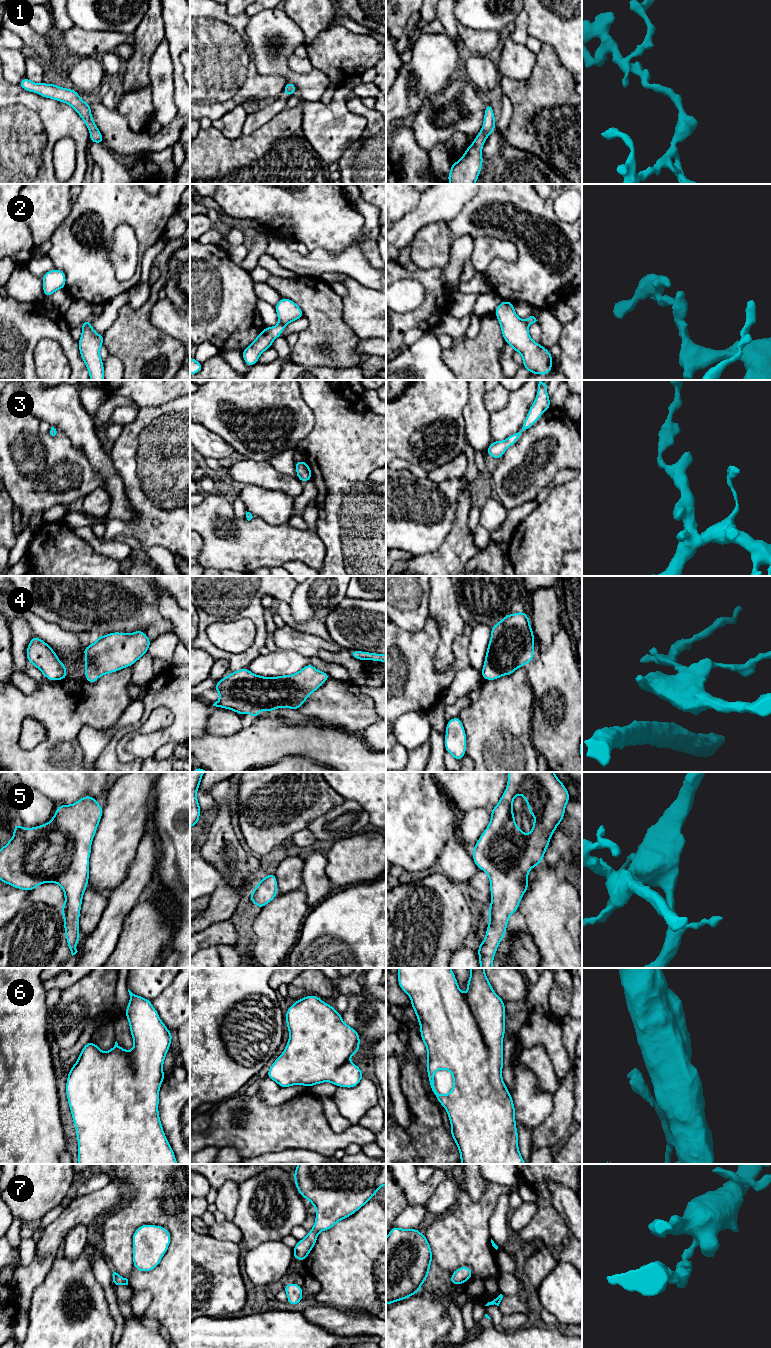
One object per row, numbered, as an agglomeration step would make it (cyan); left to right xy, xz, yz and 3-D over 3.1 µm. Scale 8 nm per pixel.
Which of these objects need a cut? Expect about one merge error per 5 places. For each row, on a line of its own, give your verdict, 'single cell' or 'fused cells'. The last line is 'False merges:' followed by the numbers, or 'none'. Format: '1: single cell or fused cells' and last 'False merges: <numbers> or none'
1: single cell
2: fused cells
3: single cell
4: single cell
5: single cell
6: single cell
7: single cell
False merges: 2

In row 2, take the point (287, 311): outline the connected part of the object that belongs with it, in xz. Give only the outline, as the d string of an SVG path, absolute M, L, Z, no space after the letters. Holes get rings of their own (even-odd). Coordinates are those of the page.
M280 298L275 310L279 324L284 326L303 317L302 309L288 298Z

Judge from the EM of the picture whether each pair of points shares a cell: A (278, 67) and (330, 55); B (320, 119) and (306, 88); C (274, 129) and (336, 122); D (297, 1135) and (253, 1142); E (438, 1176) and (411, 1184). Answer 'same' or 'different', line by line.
A: different
B: different
C: different
D: same
E: same

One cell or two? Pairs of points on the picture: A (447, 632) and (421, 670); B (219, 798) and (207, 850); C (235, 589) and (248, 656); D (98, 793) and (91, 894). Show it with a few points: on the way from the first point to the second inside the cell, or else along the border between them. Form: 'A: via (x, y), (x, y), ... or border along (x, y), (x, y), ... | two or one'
A: border along (437, 623), (439, 643), (433, 662), (433, 669) | two
B: via (222, 811), (220, 837) | one
C: via (249, 606), (255, 612), (259, 621), (259, 639) | one
D: border along (109, 789), (102, 807) | two

